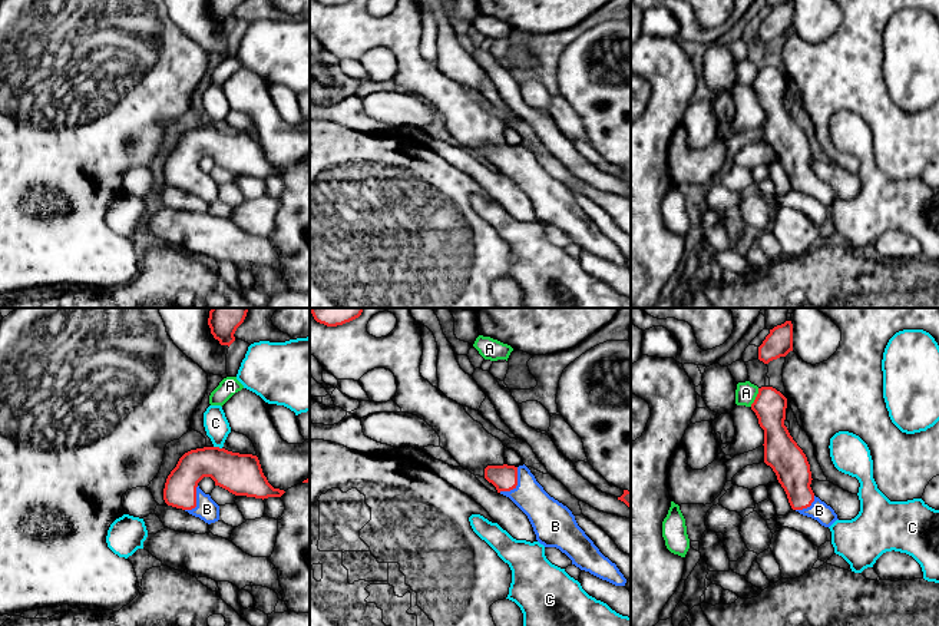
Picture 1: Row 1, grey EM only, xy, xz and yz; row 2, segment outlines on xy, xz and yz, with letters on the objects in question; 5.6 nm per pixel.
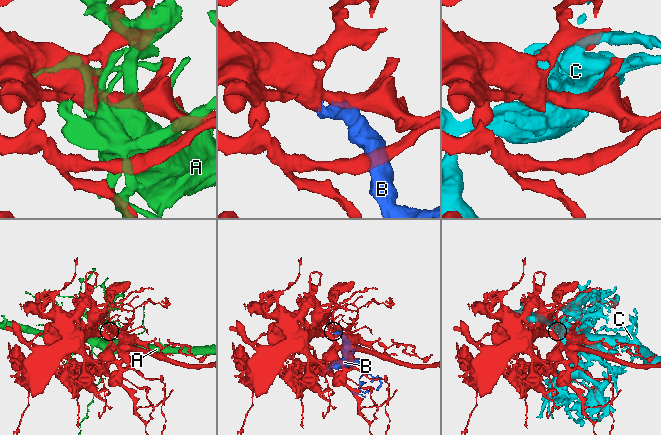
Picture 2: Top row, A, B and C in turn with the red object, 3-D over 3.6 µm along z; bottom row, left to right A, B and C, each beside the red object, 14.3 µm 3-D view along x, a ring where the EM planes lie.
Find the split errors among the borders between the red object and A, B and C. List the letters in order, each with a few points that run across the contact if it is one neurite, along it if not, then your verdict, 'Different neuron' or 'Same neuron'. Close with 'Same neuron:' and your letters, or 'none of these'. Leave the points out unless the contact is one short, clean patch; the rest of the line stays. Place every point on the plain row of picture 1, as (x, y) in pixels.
A: Different neuron
B: Same neuron
C: Different neuron
Same neuron: B

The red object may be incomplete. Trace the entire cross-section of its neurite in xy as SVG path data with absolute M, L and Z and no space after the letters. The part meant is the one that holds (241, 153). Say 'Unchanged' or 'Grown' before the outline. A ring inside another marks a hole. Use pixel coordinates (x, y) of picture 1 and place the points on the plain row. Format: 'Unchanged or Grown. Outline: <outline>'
Grown. Outline: M204 126L185 132L166 158L163 179L211 203L219 199L219 185L205 173L198 162L211 156L235 175L255 178L281 176L285 170L274 168L252 133L232 132L219 126Z

